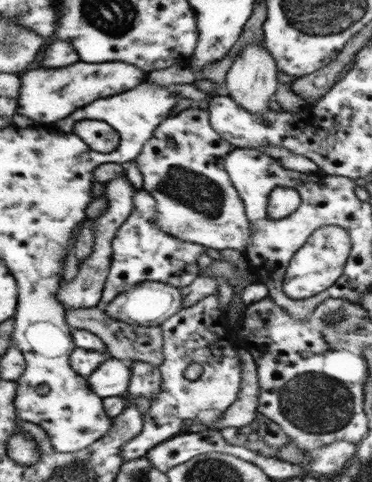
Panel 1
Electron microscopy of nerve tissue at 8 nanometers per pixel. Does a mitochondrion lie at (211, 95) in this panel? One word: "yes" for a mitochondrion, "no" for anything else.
no

